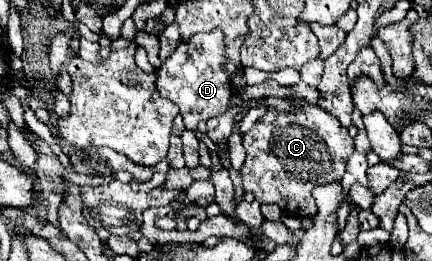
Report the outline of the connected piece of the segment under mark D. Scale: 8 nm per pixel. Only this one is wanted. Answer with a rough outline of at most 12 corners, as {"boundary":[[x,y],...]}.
{"boundary":[[223,31],[195,33],[157,69],[189,131],[231,101]]}

